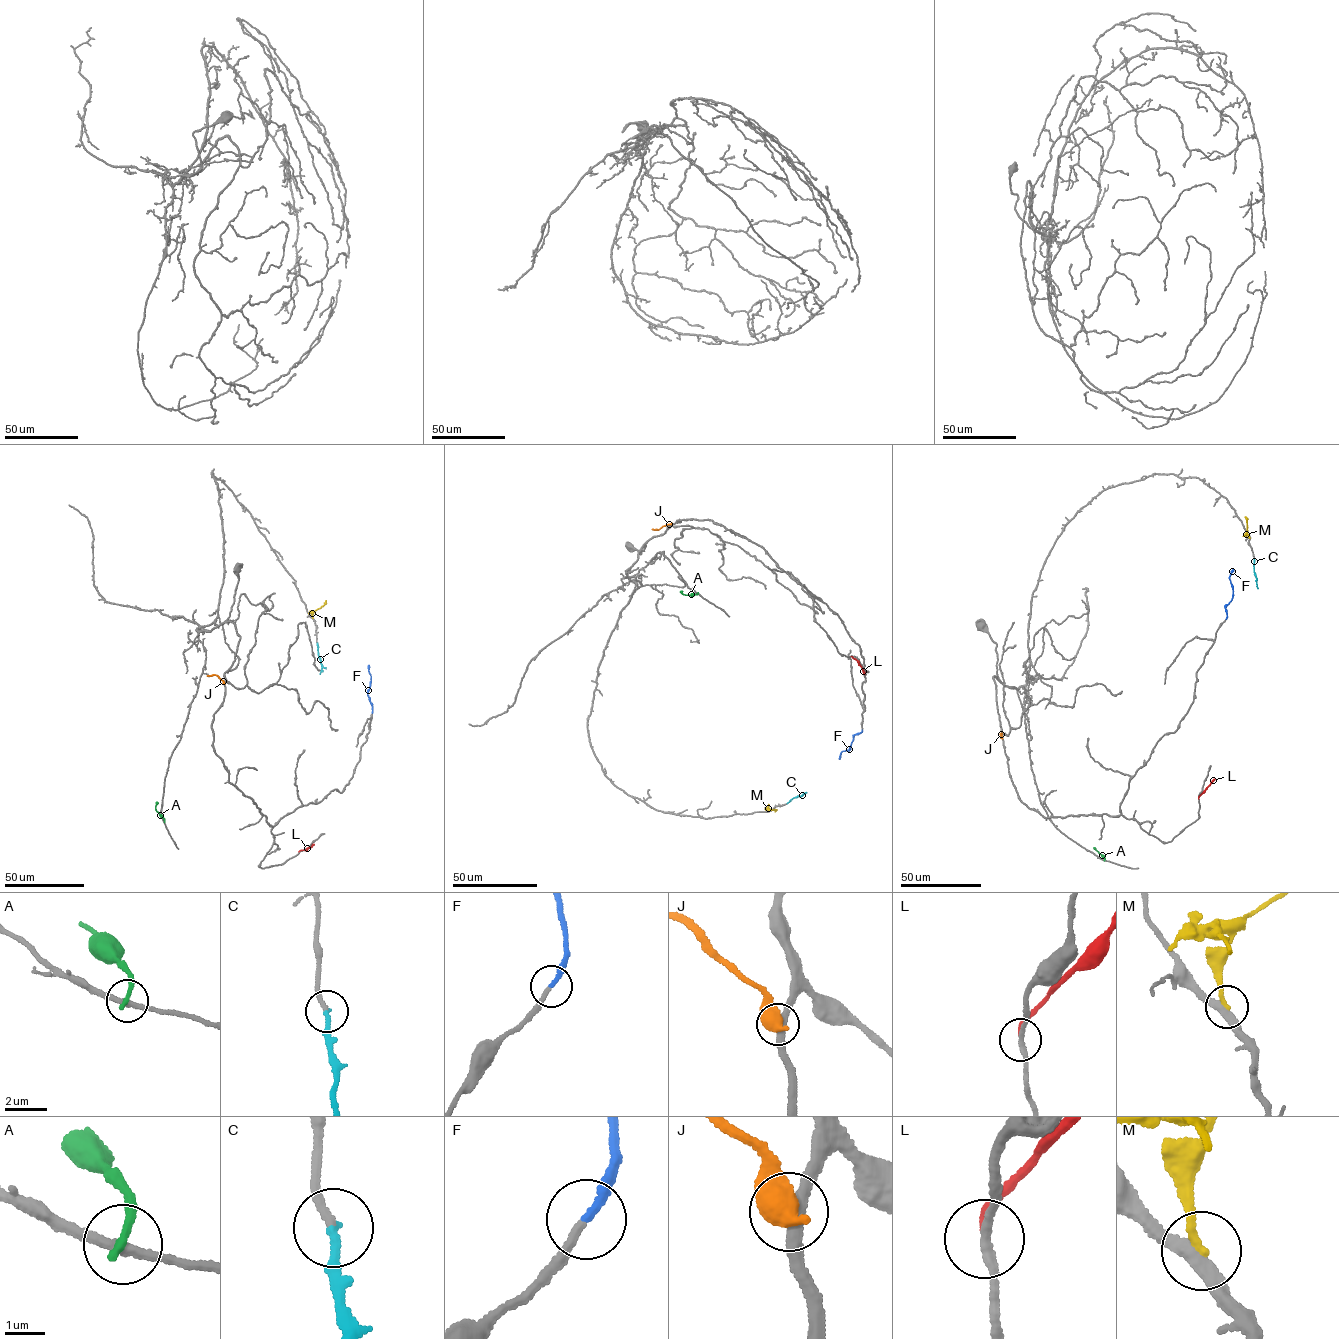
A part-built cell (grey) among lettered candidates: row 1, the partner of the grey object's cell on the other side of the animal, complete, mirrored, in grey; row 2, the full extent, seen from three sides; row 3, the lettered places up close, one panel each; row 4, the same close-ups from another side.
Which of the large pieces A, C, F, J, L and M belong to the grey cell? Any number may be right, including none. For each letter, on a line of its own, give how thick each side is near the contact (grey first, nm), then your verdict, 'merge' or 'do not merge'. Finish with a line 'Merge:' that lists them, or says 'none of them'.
A: calibres 260 and 240 nm; do not merge
C: calibres 190 and 220 nm; merge
F: calibres 220 and 220 nm; merge
J: calibres 320 and 650 nm; do not merge
L: calibres 240 and 180 nm; do not merge
M: calibres 320 and 200 nm; do not merge
Merge: C, F

